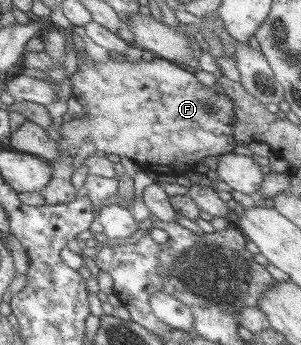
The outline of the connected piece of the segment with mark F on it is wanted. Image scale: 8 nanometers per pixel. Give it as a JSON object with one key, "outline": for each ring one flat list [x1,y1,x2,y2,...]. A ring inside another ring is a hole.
{"outline":[[74,45,76,51,78,69,75,74,71,77,70,82,72,82,73,88,73,98,75,98,80,105,82,105,83,113,85,116,81,116,80,120,73,120,72,118,66,118,64,124,60,128,60,140,57,142,58,146,58,159,52,164,53,173,48,184,39,192,44,200,44,205,46,206,56,206,56,204,68,204,72,200,76,200,81,194,74,189,71,182,71,175,73,172,72,162,80,147,86,142,92,143,96,150,103,151,107,155,115,154,120,157,127,156,138,164,142,170,148,172,150,171,153,175,158,178,171,178,178,175,184,175,189,171,201,168,203,158,207,156,220,156,222,154,228,154,235,150,234,136,232,136,232,125,236,121,236,116,234,116,234,104,230,102,230,99,225,95,217,94,214,88,209,88,208,86,203,86,198,82,194,73,184,70,178,64,174,64,168,60,160,59,156,57,152,62,145,62,141,60,137,64,130,64,130,62,117,62,112,57,108,59,106,63,95,63,92,58,85,55,85,58,77,53,77,49]]}

